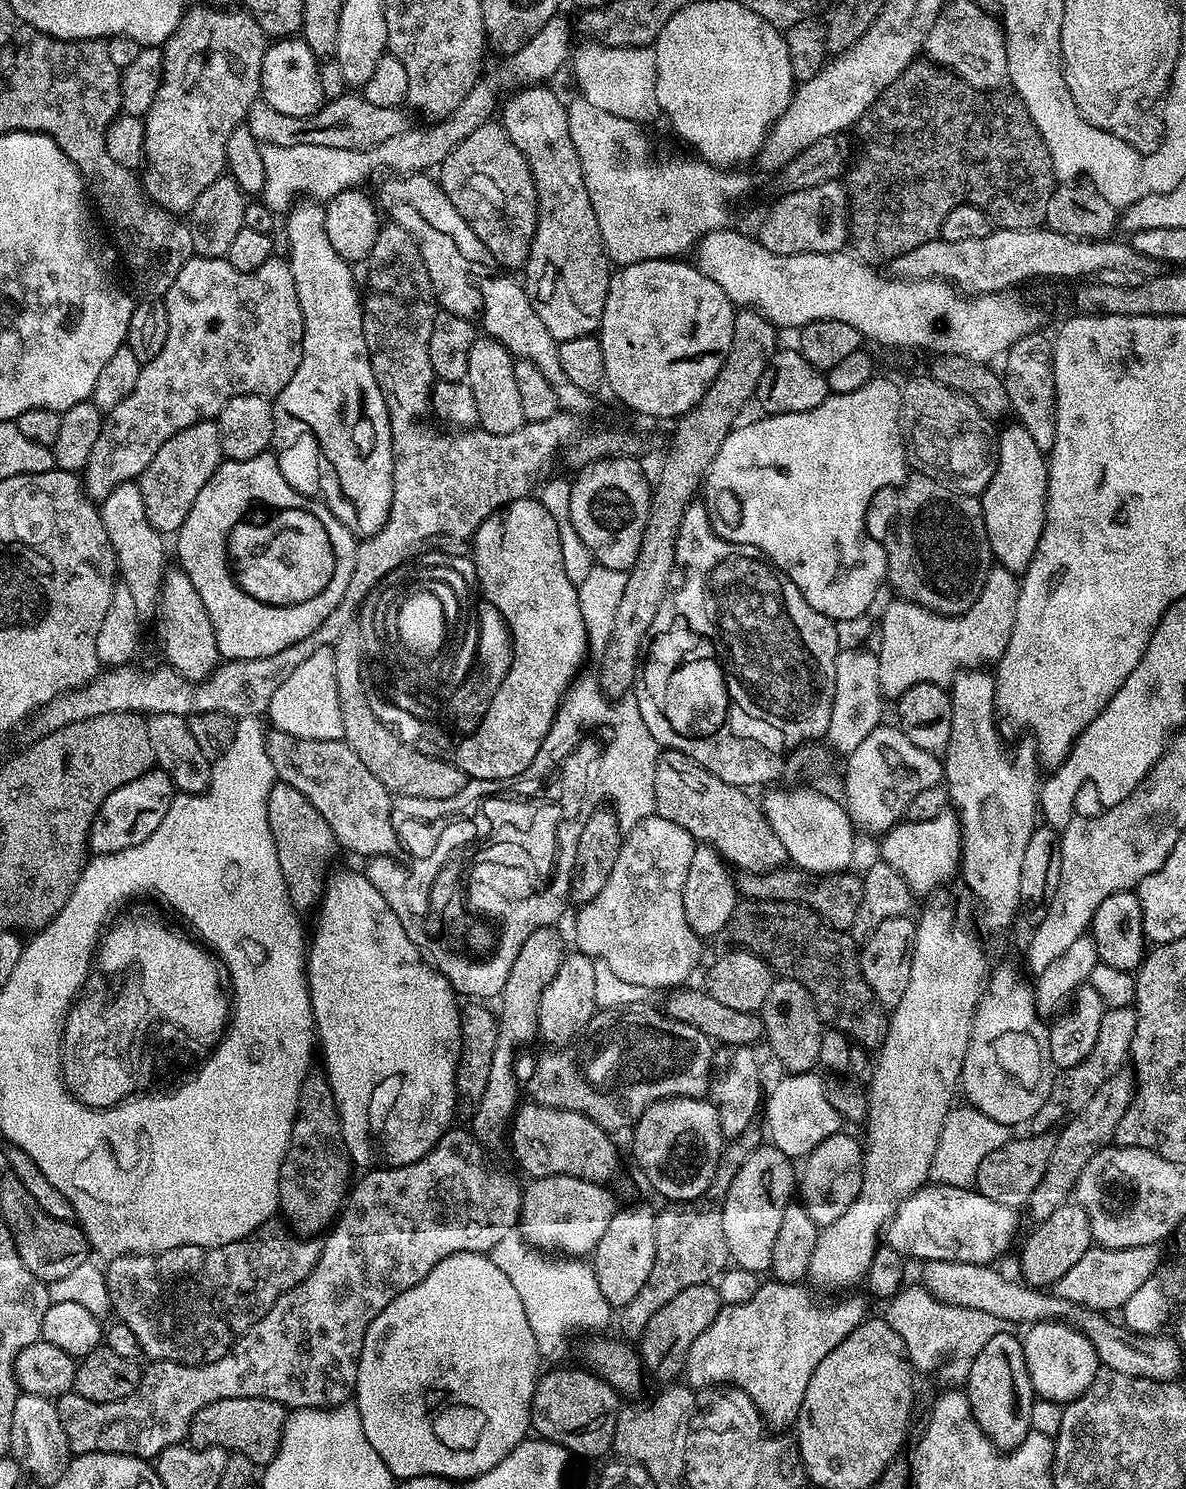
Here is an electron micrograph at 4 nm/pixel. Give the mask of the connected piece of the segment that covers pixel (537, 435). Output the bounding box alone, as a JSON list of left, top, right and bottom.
[31,222,578,734]

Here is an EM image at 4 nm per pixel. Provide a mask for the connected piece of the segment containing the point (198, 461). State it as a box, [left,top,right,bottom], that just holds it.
[138,420,221,534]

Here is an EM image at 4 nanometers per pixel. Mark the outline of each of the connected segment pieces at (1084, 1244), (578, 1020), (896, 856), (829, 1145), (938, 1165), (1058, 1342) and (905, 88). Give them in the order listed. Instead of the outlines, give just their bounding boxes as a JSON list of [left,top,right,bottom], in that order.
[[1019,1202,1094,1290],[538,950,598,1046],[879,810,960,893],[798,1131,864,1229],[928,1107,1010,1188],[1023,1320,1102,1405],[846,62,1058,266]]

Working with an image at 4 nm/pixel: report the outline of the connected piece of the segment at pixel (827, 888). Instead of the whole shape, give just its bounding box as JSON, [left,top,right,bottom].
[738,866,862,933]

